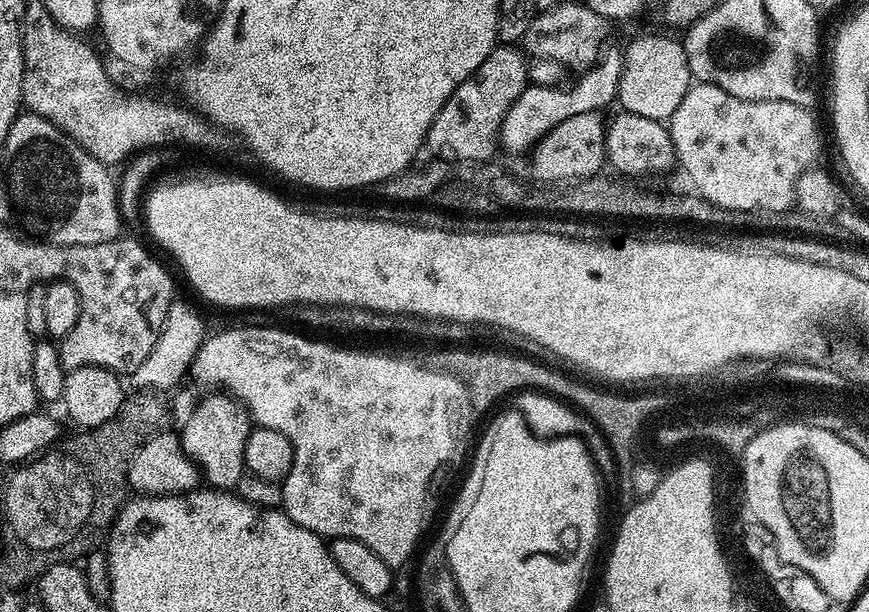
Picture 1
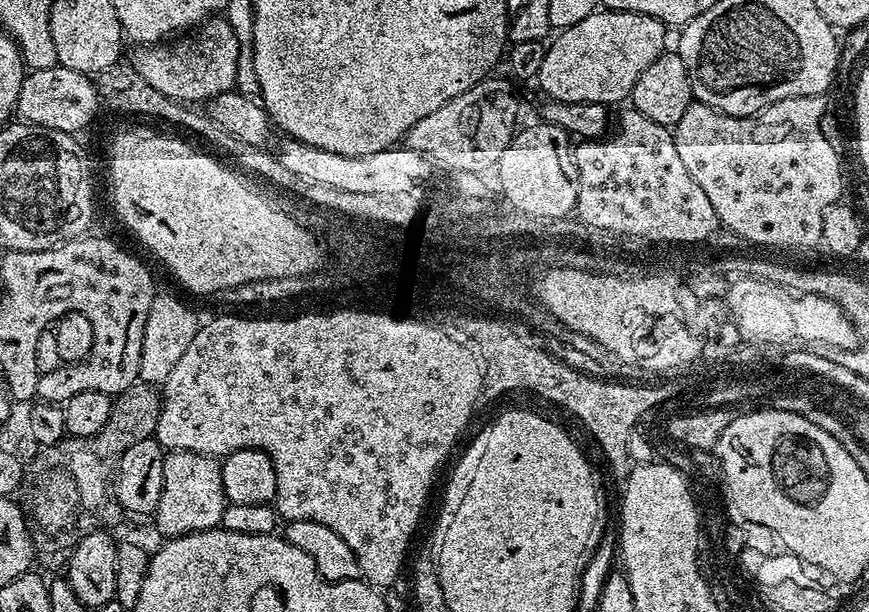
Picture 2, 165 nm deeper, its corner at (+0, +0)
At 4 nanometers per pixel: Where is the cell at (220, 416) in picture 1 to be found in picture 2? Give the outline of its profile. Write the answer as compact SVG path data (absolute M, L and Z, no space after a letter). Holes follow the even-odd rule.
M169 451L162 462L162 498L154 513L161 537L185 536L207 528L221 527L220 519L229 504L222 490L222 470L219 459L197 452Z

